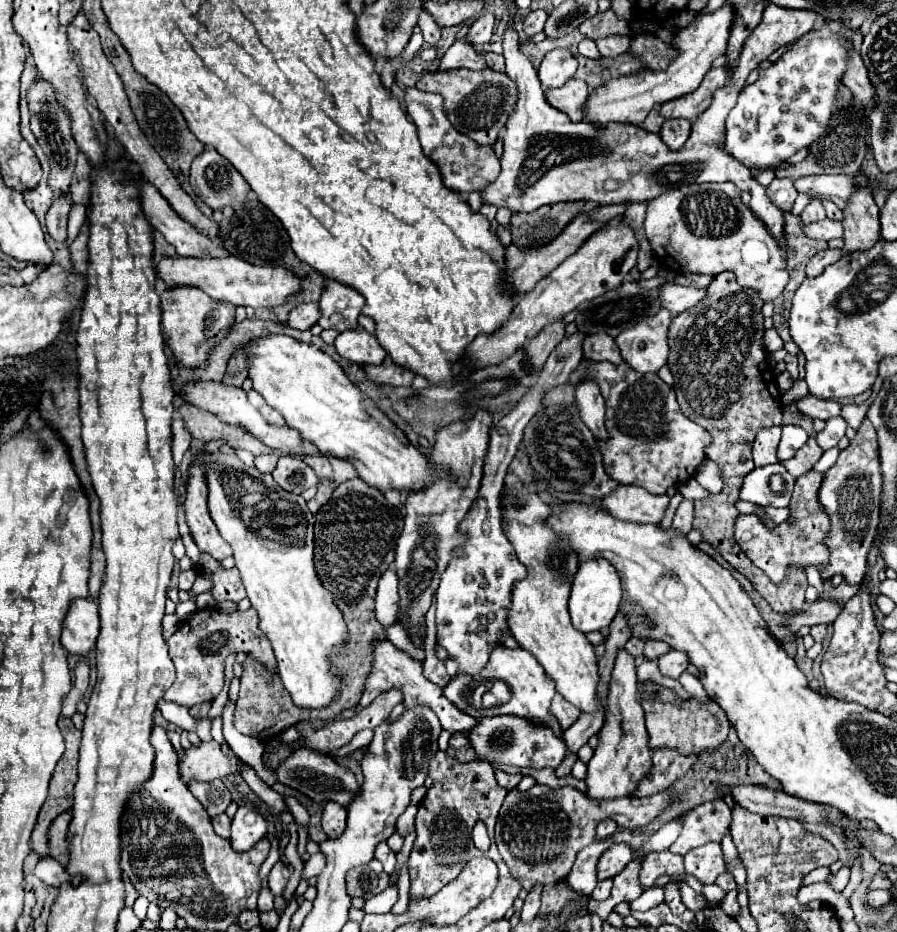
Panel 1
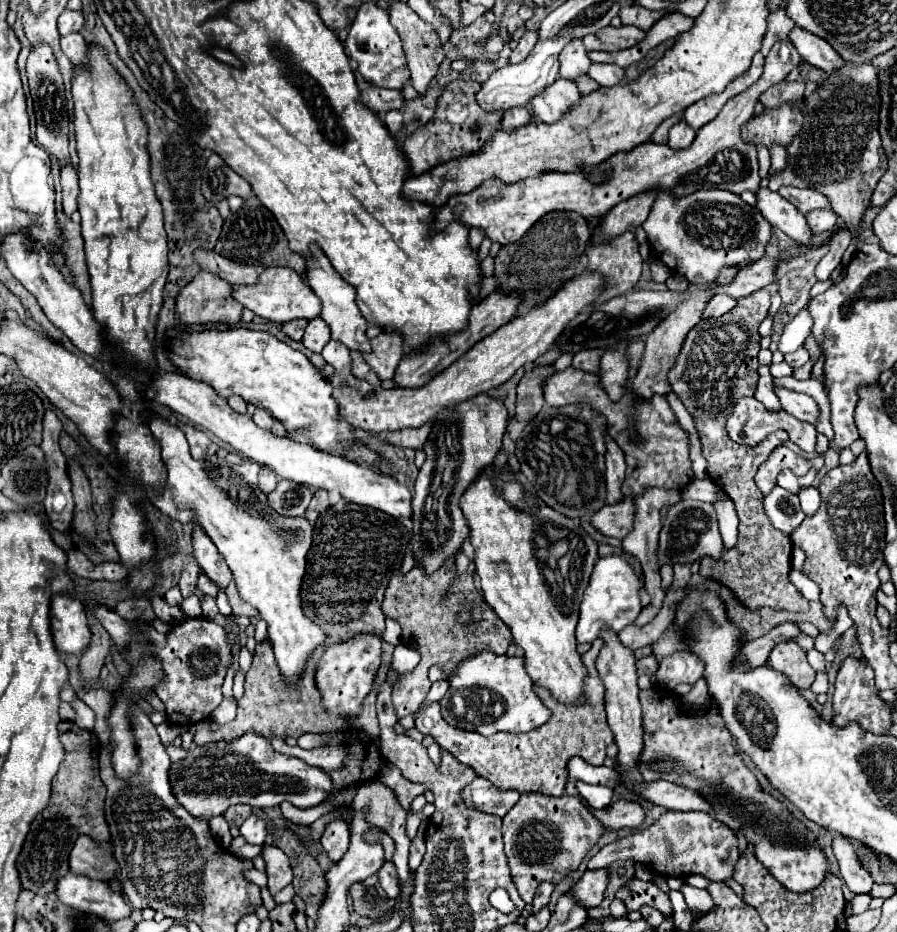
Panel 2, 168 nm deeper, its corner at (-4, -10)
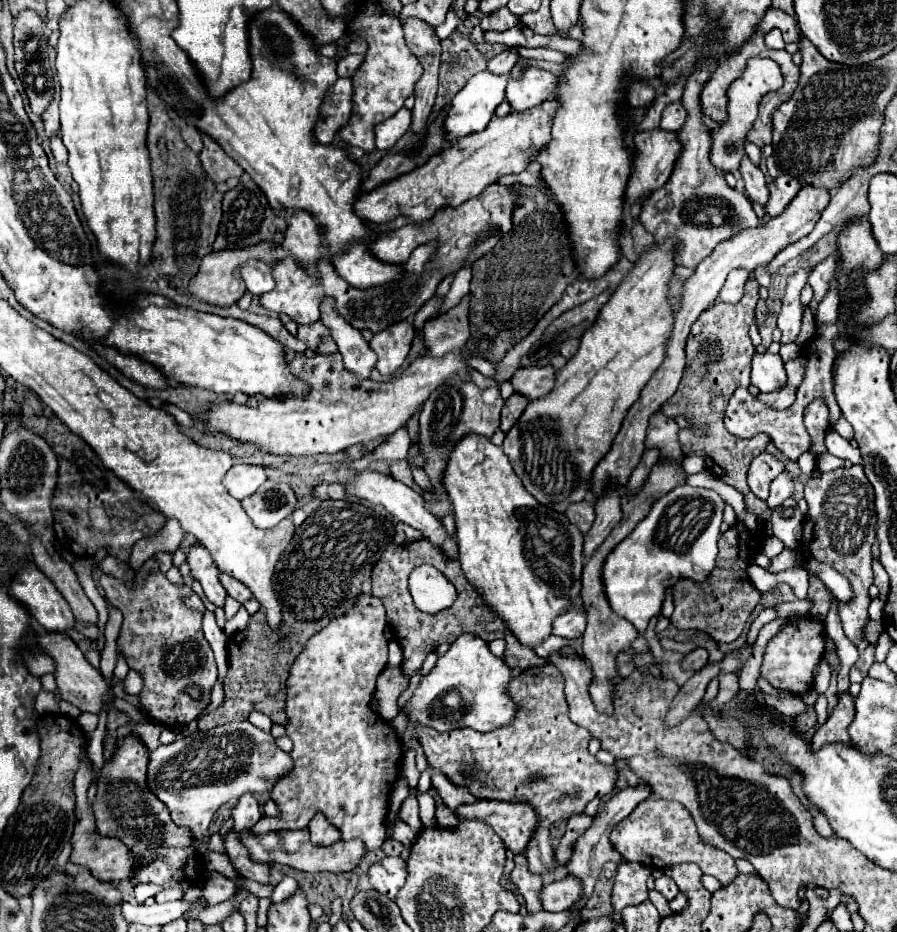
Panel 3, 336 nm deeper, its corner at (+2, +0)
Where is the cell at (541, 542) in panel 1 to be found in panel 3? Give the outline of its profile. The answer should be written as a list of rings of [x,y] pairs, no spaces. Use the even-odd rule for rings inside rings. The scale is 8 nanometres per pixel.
[[[468,436],[464,438],[464,442],[460,442],[460,446],[456,446],[454,454],[452,454],[452,462],[448,462],[448,470],[444,472],[444,484],[446,490],[450,494],[452,506],[454,506],[454,516],[456,516],[456,544],[458,544],[458,560],[462,564],[462,570],[468,578],[468,582],[476,588],[476,592],[482,596],[482,600],[488,604],[488,608],[492,612],[496,612],[504,624],[508,626],[508,630],[520,640],[522,646],[528,648],[536,648],[538,644],[542,644],[548,636],[552,636],[552,622],[556,620],[556,616],[560,616],[564,610],[568,610],[568,606],[572,606],[572,602],[580,596],[582,592],[582,566],[584,566],[584,534],[580,532],[580,528],[572,522],[568,522],[568,518],[564,514],[558,514],[556,510],[550,510],[548,506],[540,504],[532,494],[528,494],[528,490],[524,488],[522,480],[516,476],[508,456],[504,454],[502,448],[494,446],[490,442],[490,438],[484,436]]]

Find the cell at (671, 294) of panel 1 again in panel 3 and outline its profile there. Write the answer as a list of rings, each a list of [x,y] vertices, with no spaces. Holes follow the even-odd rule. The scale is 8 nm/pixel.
[[[732,270],[726,278],[724,288],[718,294],[720,302],[728,302],[728,304],[736,304],[740,302],[742,294],[744,294],[744,284],[748,280],[748,272],[746,270]]]

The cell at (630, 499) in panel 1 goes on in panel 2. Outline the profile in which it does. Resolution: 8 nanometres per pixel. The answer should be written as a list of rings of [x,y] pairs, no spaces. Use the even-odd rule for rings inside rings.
[[[624,498],[620,504],[606,504],[592,516],[592,526],[604,534],[622,540],[630,530],[634,522],[634,502],[632,498]]]

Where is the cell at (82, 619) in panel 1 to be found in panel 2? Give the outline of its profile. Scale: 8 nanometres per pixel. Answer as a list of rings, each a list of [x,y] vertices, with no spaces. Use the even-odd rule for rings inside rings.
[[[54,594],[50,598],[50,624],[56,650],[78,654],[88,648],[92,632],[80,600],[68,594]]]

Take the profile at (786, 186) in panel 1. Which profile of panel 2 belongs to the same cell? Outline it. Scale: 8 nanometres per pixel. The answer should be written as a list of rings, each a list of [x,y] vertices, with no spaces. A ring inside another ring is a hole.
[[[758,188],[756,208],[772,224],[772,228],[782,230],[792,240],[796,240],[800,244],[806,244],[812,240],[812,232],[810,232],[804,216],[794,208],[794,204],[784,200],[778,192],[772,192],[768,188]]]

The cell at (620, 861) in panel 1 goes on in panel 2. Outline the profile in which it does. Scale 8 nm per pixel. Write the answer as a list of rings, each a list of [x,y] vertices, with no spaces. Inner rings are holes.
[[[586,870],[582,878],[570,888],[574,900],[578,900],[586,910],[600,906],[604,900],[604,890],[608,886],[608,872],[606,870]]]

